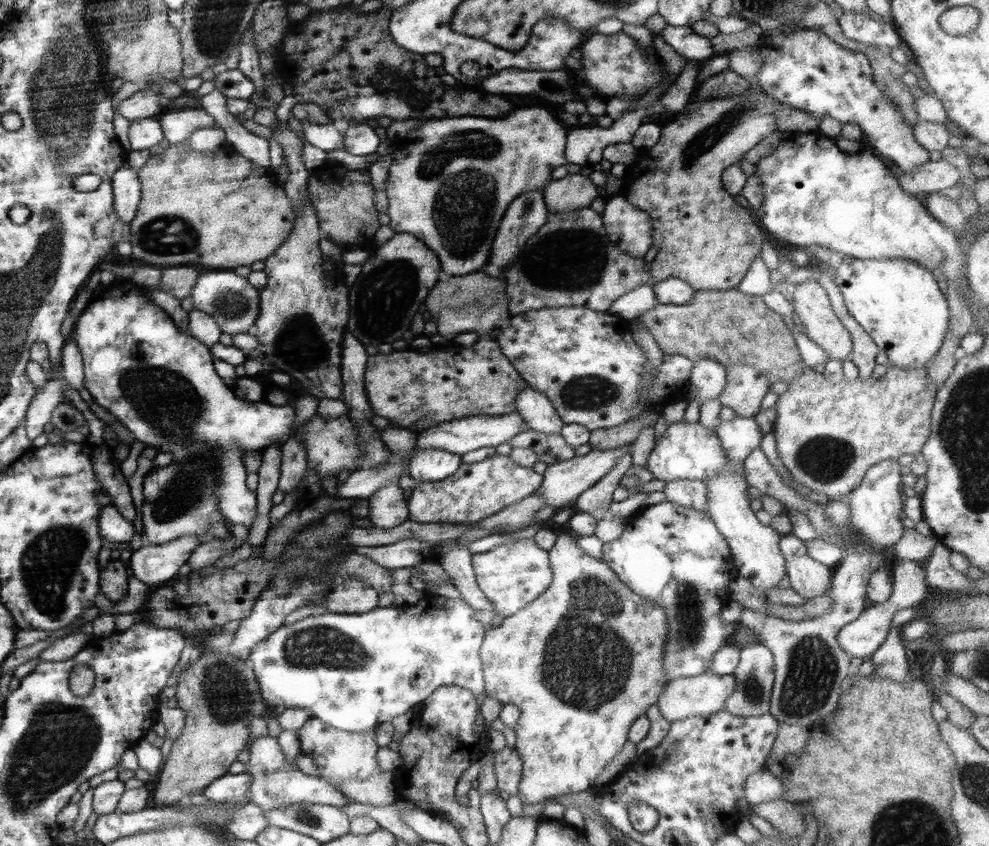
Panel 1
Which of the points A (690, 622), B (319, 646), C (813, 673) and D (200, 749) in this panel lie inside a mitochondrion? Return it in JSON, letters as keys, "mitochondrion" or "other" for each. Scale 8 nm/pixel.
{"A":"mitochondrion","B":"mitochondrion","C":"mitochondrion","D":"other"}

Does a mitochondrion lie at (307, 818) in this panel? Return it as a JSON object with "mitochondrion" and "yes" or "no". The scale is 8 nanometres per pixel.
{"mitochondrion":"yes"}

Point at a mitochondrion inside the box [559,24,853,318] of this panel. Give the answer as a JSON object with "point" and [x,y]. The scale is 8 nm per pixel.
{"point":[707,136]}

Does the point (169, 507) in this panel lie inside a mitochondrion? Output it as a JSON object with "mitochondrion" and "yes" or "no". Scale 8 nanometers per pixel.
{"mitochondrion":"yes"}

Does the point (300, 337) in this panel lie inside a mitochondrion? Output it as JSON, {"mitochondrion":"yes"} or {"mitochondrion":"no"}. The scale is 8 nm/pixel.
{"mitochondrion":"yes"}

